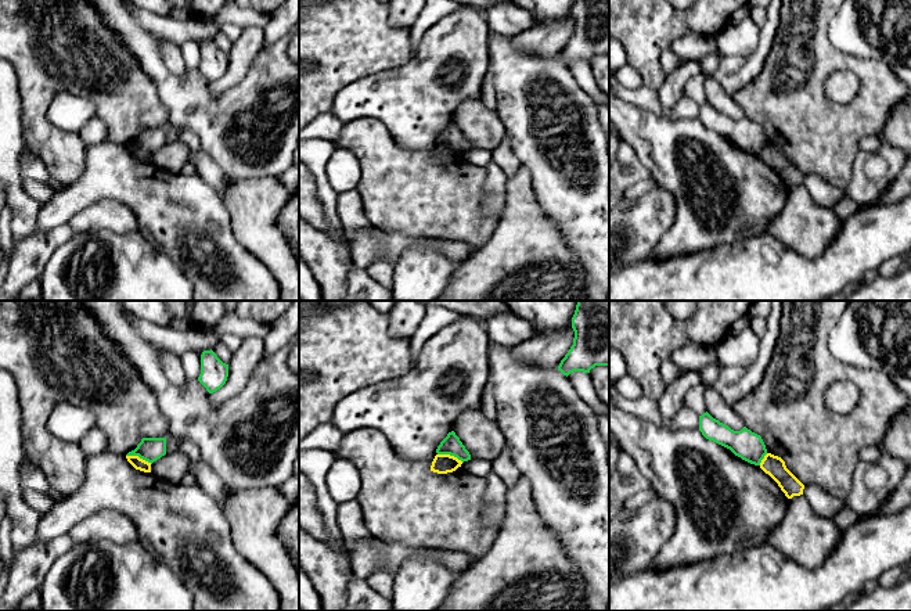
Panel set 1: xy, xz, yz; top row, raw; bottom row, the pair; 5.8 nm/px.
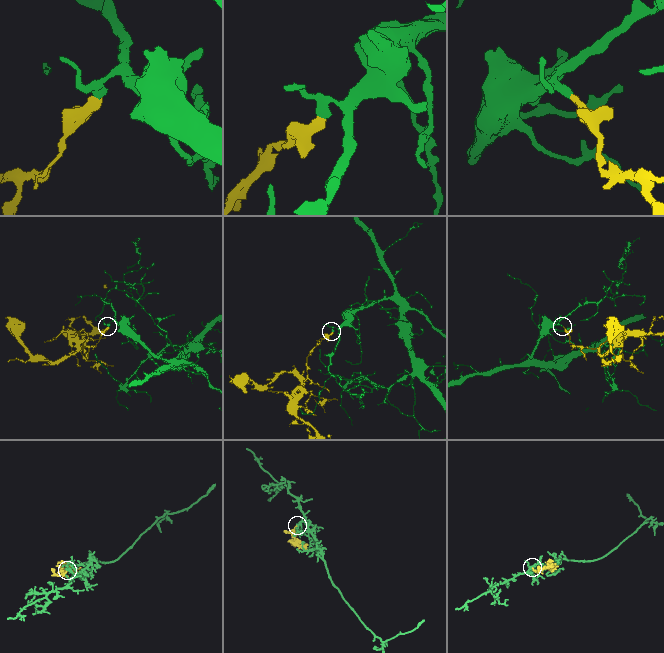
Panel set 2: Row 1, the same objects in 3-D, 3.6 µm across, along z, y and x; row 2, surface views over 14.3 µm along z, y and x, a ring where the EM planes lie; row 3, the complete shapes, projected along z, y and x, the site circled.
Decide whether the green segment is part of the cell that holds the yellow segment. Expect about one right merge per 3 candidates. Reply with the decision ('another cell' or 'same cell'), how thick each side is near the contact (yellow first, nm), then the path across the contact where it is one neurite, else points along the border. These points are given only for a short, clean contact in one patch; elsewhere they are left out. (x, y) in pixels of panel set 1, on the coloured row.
another cell | 70/140 nm | along xy (126, 455), (137, 455), (151, 463)

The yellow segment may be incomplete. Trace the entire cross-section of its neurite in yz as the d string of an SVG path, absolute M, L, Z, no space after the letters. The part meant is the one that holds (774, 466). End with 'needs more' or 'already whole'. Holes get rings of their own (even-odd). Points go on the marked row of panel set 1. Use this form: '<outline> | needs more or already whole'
M767 453L760 468L778 484L788 499L803 495L804 485L786 468L781 457Z | already whole

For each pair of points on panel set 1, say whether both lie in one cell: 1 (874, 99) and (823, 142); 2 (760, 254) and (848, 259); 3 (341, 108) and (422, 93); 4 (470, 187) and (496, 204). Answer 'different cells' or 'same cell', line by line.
1: same cell
2: same cell
3: same cell
4: different cells

